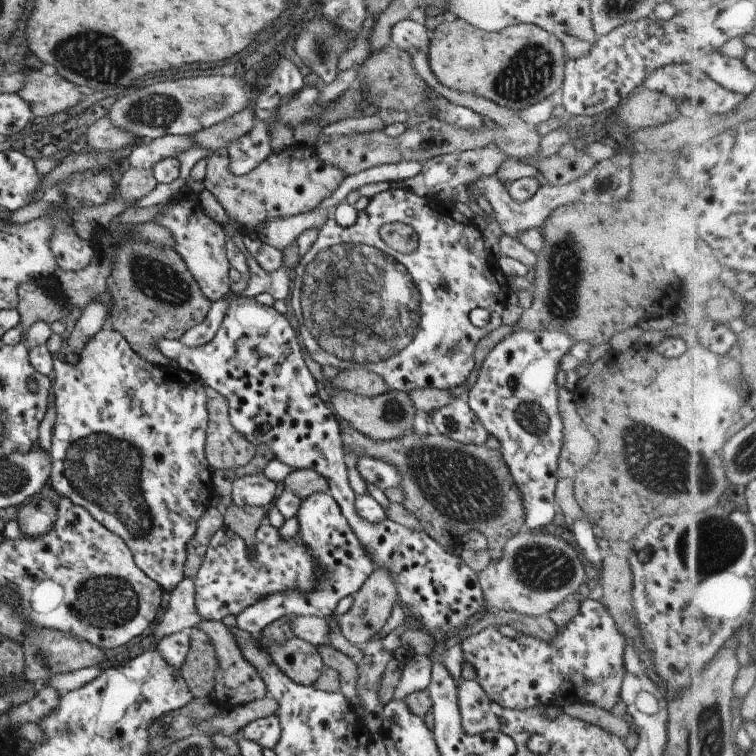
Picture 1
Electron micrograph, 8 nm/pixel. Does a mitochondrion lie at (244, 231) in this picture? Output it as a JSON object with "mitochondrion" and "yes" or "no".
{"mitochondrion":"no"}

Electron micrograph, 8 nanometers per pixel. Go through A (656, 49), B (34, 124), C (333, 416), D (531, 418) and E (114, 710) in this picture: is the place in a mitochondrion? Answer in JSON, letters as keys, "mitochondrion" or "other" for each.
{"A":"other","B":"other","C":"other","D":"mitochondrion","E":"other"}

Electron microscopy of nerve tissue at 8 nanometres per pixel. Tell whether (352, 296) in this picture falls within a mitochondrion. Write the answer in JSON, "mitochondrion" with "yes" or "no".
{"mitochondrion":"yes"}

